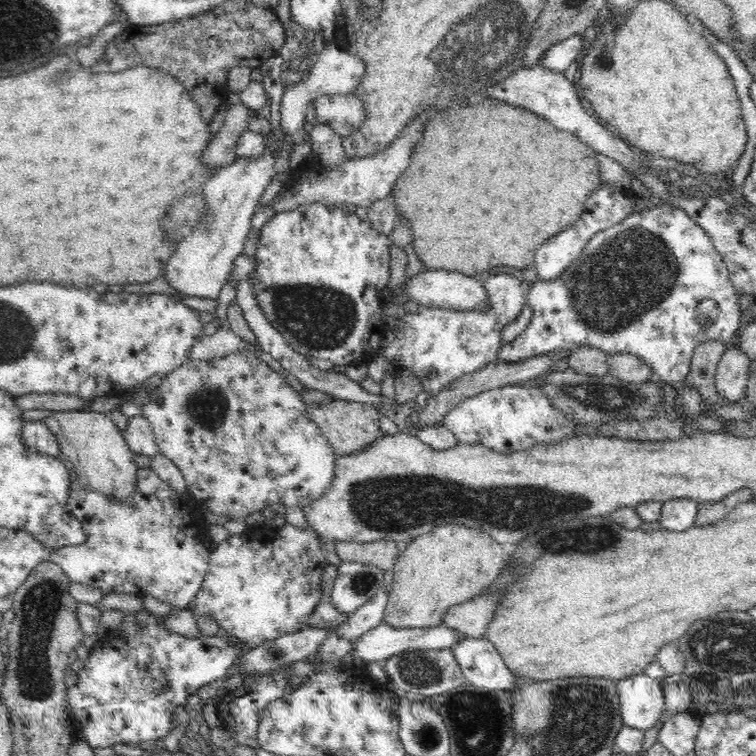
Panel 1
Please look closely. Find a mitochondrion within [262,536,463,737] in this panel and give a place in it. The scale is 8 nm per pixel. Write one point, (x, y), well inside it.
(417, 672)

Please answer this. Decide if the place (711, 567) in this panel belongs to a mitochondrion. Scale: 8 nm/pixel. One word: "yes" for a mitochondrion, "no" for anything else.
no

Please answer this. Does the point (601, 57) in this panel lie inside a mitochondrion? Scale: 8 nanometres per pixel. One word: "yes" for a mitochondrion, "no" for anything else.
yes

